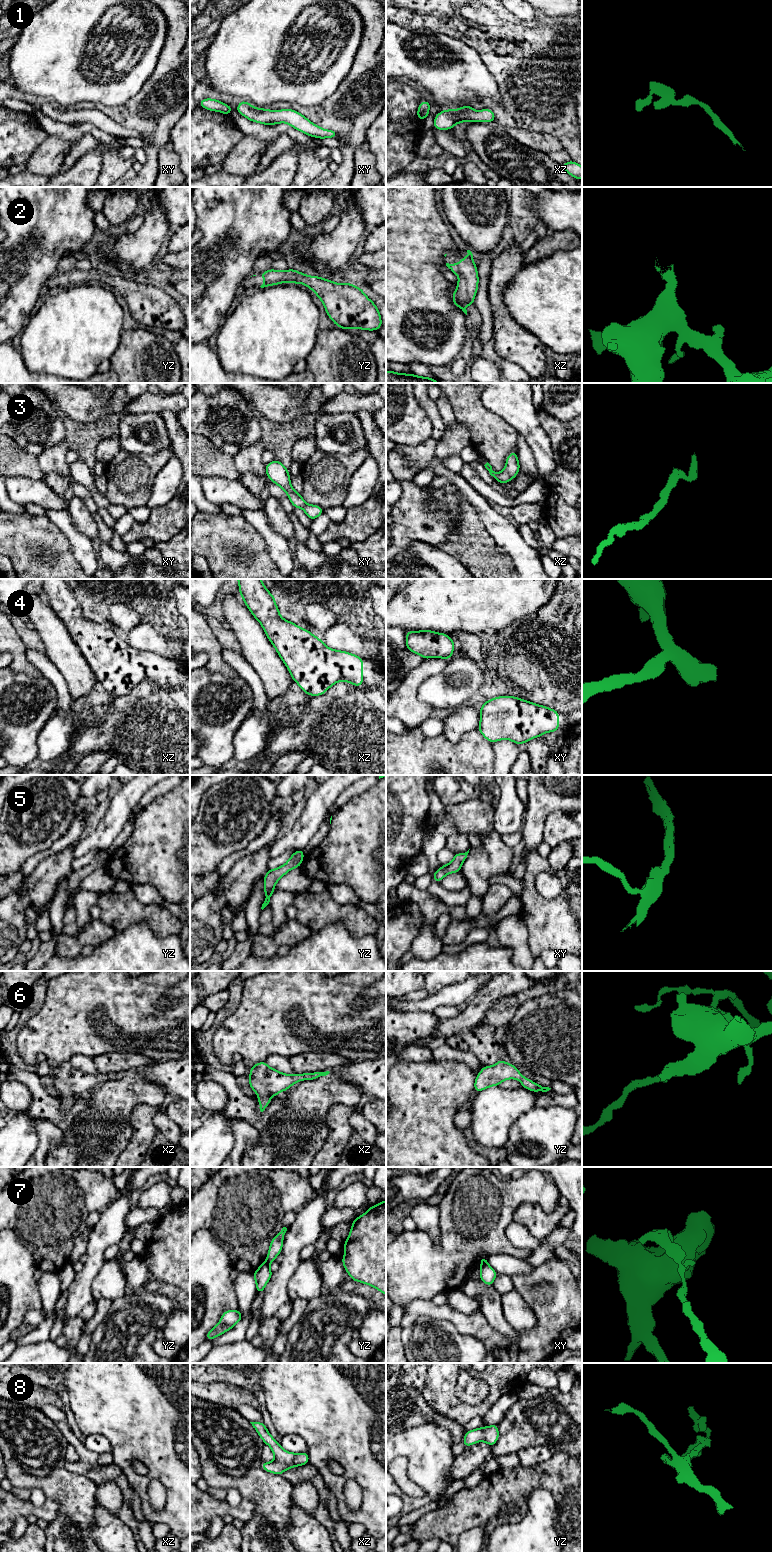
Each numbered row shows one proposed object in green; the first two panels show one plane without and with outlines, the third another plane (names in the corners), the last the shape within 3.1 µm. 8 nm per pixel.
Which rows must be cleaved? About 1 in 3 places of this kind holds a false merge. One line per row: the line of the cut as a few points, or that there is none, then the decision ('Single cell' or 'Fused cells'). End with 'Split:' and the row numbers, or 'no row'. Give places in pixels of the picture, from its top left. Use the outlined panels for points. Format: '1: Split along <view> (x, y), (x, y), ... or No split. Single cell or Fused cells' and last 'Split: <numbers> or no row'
1: No split. Single cell
2: No split. Single cell
3: No split. Single cell
4: No split. Single cell
5: No split. Single cell
6: No split. Single cell
7: Split along yz (265, 1261), (268, 1264). Fused cells
8: No split. Single cell
Split: 7

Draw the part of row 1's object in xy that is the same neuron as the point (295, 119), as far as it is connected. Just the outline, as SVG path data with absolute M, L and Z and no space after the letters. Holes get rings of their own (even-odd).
M244 100L240 101L236 109L242 116L252 122L264 125L287 123L294 129L319 139L337 138L338 136L337 131L323 129L293 109L267 110L264 108L255 108Z

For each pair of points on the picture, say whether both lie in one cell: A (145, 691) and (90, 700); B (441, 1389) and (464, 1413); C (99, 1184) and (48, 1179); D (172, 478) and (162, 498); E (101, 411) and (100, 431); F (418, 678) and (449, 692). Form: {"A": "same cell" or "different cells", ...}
{"A": "different cells", "B": "same cell", "C": "same cell", "D": "same cell", "E": "different cells", "F": "different cells"}

